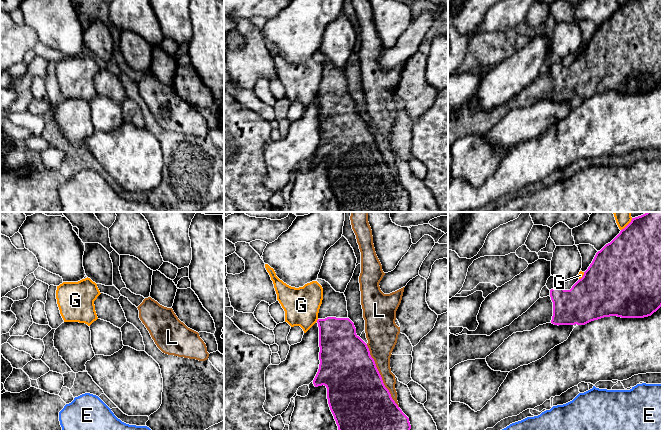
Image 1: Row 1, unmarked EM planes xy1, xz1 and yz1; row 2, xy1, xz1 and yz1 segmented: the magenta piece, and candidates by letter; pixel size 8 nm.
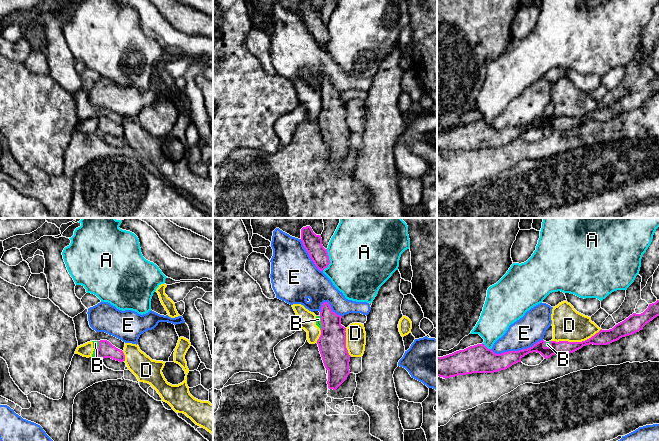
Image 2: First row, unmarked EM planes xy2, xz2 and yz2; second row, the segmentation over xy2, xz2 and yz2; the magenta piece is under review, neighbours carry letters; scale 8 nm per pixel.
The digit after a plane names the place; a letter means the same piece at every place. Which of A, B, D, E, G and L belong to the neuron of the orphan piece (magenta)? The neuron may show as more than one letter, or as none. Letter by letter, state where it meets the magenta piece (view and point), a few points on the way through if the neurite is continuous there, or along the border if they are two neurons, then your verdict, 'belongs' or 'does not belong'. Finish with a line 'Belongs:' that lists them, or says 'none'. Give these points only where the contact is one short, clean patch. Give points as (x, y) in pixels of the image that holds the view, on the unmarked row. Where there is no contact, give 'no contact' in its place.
A: contact xz2 (329, 36); does not belong
B: contact xy2 (98, 125); border xy2 (98, 117), (96, 132); does not belong
D: contact yz2 (576, 118); does not belong
E: contact yz2 (516, 127); does not belong
G: contact xz1 (317, 96); does not belong
L: contact xz1 (380, 152); does not belong
Belongs: none

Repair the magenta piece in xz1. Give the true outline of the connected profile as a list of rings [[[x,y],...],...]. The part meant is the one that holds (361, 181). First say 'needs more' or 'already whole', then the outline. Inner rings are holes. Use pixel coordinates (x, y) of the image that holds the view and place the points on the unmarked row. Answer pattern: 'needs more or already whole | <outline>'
needs more | [[[325,56],[317,58],[323,64],[323,76],[317,96],[320,140],[313,160],[327,164],[328,180],[340,212],[409,212],[409,194],[392,175],[367,120],[356,110],[348,94],[344,69],[336,68]]]

